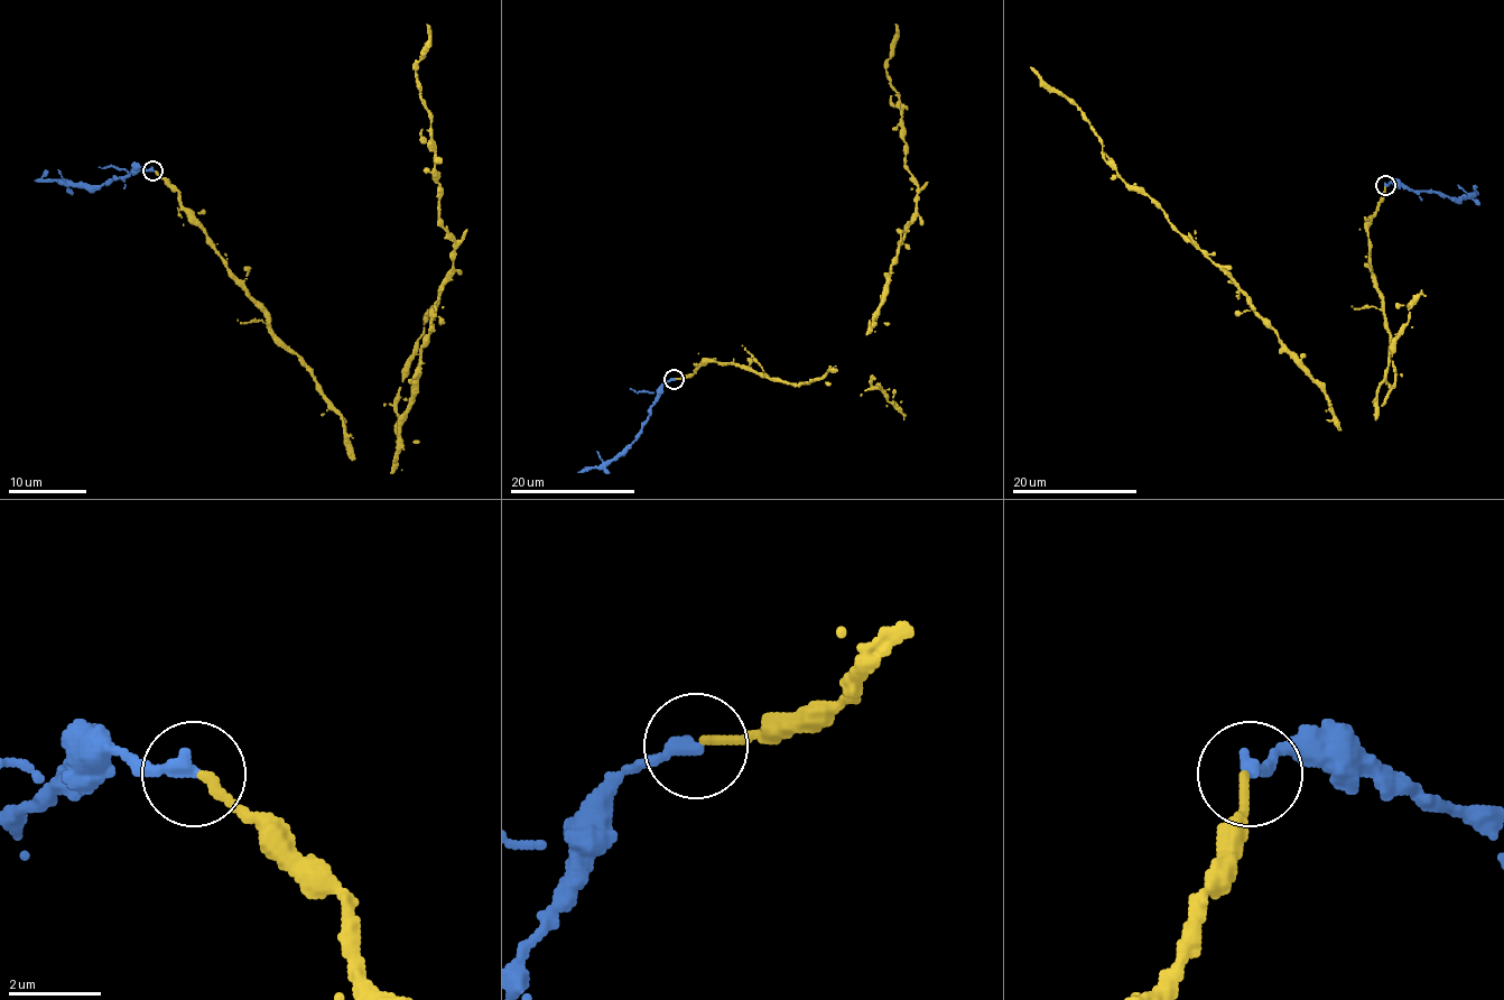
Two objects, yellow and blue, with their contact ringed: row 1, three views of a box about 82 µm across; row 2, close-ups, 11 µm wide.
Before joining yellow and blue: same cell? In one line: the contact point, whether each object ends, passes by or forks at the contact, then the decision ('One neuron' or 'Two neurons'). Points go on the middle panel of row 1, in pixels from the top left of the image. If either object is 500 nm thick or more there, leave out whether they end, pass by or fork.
Place: (674, 379). At the ring yellow ends. At the ring blue ends. One neuron

